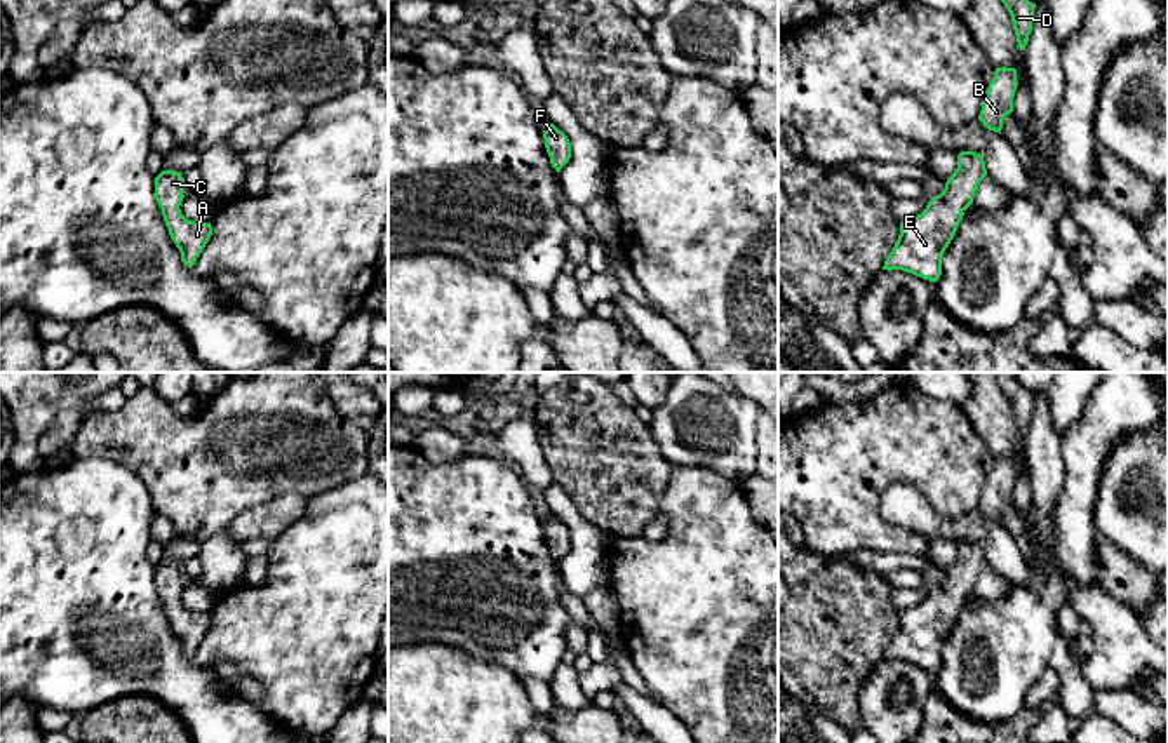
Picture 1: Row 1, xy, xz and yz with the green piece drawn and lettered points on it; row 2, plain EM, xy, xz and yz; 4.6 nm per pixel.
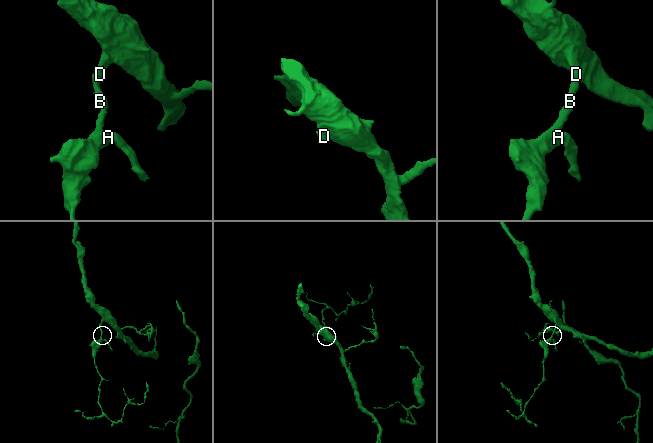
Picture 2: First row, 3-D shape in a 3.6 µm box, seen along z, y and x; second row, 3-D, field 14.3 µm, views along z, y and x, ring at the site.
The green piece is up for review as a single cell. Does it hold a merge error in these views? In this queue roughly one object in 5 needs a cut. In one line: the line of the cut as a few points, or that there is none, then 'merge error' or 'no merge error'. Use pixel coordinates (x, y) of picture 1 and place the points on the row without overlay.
no cut | no merge error

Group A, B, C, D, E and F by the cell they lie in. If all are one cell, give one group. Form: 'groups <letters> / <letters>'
groups A B C D E F

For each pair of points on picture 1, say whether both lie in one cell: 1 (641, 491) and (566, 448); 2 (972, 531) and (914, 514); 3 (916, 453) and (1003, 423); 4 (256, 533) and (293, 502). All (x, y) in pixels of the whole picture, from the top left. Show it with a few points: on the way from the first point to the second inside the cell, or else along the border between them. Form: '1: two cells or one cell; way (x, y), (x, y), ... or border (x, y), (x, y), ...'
1: one cell; way (622, 475), (594, 448), (585, 448)
2: one cell; way (958, 529), (942, 529), (928, 524)
3: two cells; border (959, 406), (973, 430), (996, 456)
4: one cell; way (265, 524), (284, 510)

